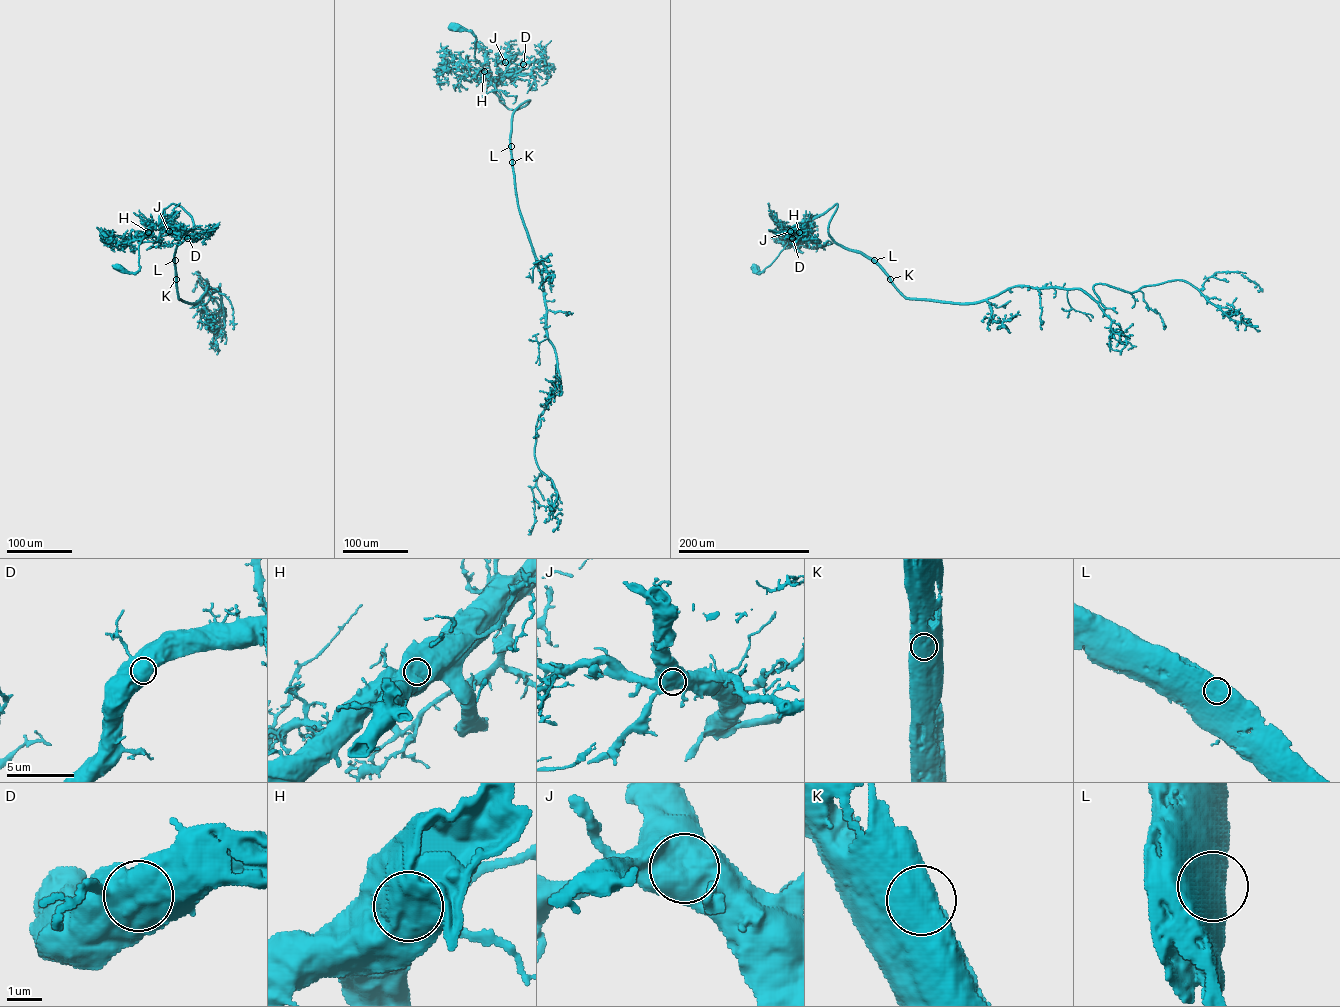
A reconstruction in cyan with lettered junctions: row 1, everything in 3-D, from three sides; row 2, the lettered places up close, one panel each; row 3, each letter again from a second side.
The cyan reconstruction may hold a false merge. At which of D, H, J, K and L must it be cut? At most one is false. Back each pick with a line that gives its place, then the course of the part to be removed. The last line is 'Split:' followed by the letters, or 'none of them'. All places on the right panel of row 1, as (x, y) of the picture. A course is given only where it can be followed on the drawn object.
Split: none of them

